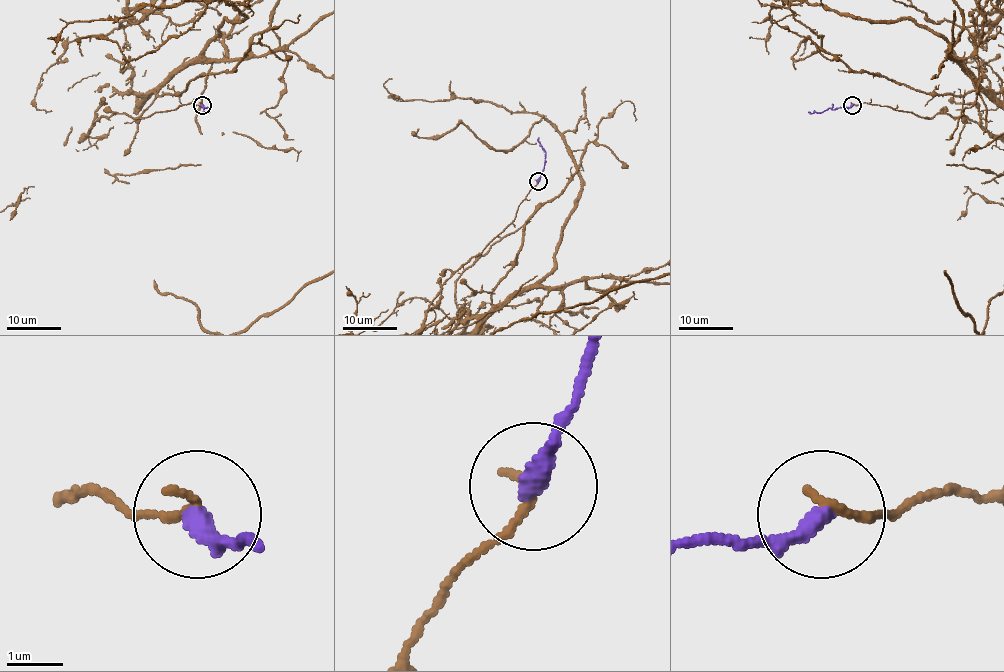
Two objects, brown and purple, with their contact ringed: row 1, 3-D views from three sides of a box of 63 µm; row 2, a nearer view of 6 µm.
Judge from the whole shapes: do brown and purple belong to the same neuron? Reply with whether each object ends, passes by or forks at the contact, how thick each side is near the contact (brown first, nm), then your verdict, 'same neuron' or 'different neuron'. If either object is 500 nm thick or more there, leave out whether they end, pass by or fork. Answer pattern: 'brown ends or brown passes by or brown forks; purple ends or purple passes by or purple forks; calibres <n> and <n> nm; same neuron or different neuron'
brown ends; purple ends; calibres 160 and 340 nm; different neuron

